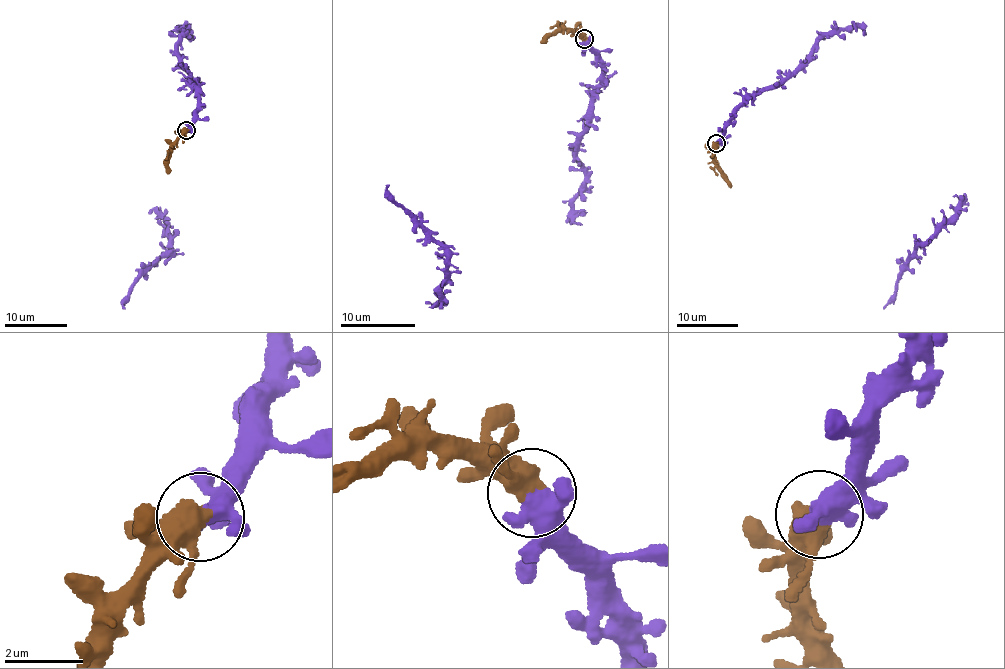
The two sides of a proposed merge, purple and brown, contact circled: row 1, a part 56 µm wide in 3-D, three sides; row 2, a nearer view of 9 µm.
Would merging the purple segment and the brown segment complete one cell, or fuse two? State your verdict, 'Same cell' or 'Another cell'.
Same cell

